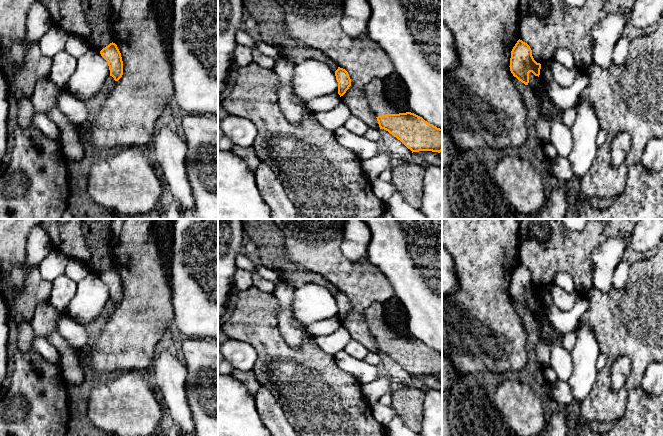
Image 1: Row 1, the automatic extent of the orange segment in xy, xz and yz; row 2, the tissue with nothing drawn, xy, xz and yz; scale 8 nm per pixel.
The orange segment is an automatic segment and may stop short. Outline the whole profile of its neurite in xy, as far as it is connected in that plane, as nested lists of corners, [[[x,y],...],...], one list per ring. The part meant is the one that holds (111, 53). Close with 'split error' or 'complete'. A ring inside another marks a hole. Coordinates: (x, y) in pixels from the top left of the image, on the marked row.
[[[110,43],[100,51],[100,54],[108,63],[110,76],[118,81],[123,75],[123,61],[117,45]]]; complete

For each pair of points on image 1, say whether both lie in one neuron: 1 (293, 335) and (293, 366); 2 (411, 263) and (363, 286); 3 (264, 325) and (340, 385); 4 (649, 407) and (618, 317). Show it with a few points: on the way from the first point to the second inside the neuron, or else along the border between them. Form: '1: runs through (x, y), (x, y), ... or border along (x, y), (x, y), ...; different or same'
1: border along (278, 330), (290, 346), (301, 346); different
2: border along (367, 259), (388, 280), (396, 295); different
3: runs through (275, 346), (301, 372), (319, 382); same
4: border along (639, 385), (629, 392), (626, 406); different

